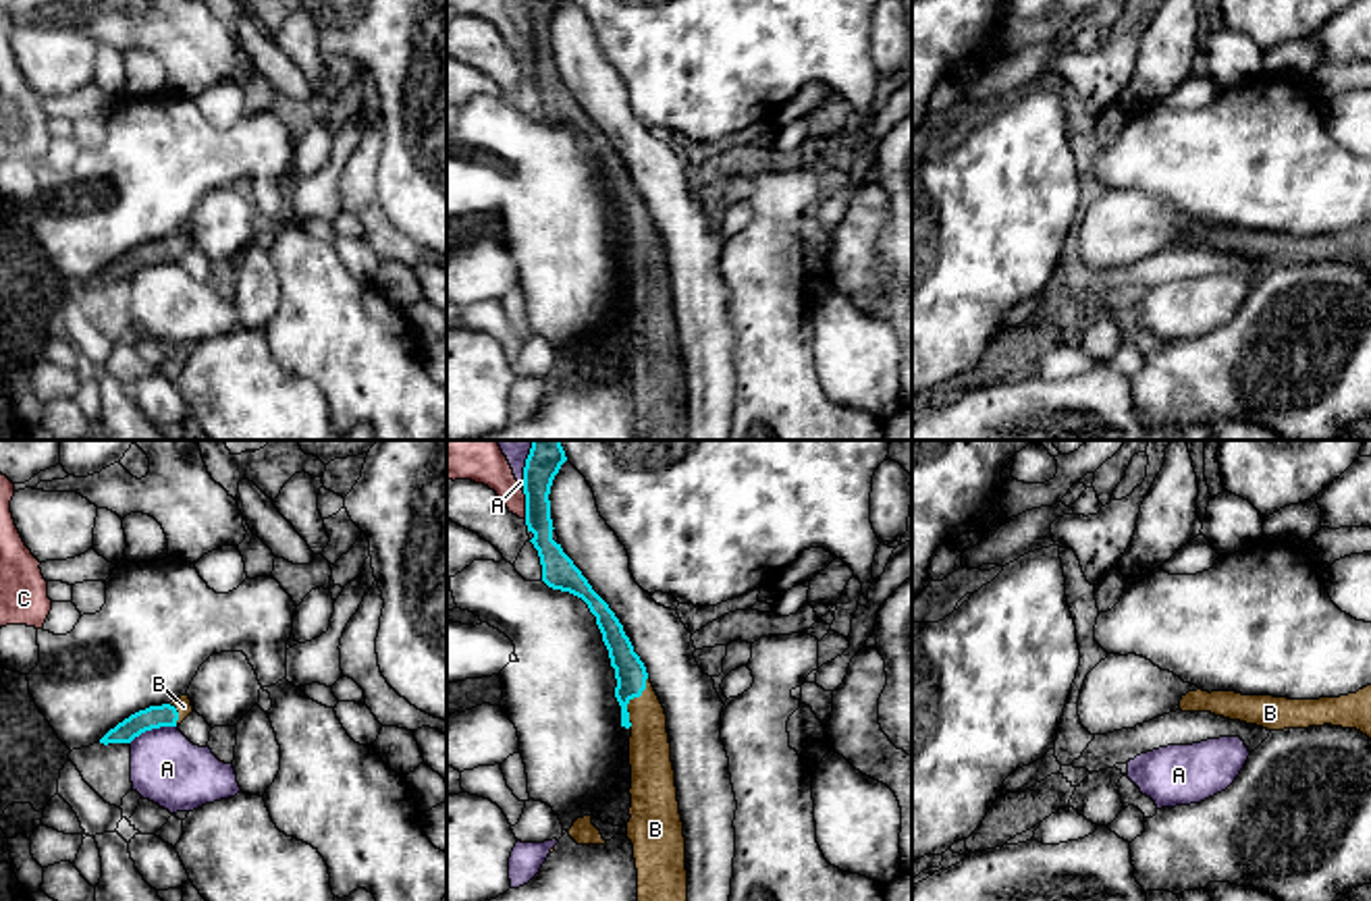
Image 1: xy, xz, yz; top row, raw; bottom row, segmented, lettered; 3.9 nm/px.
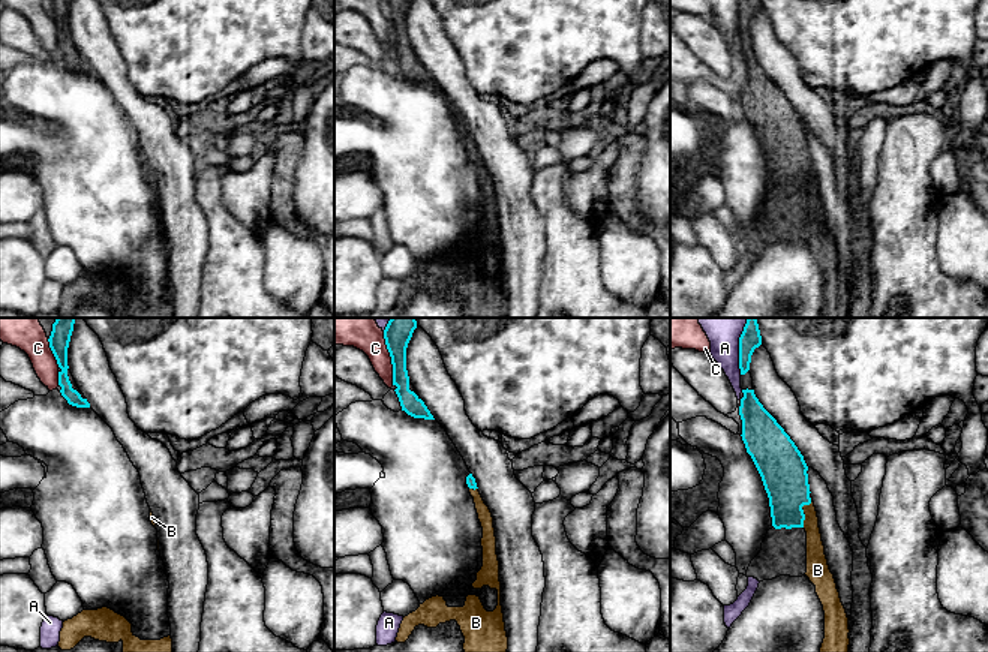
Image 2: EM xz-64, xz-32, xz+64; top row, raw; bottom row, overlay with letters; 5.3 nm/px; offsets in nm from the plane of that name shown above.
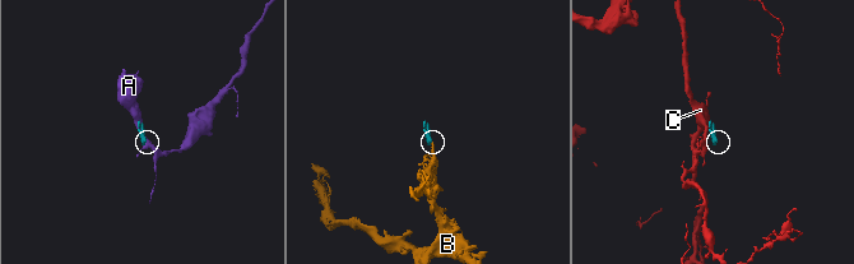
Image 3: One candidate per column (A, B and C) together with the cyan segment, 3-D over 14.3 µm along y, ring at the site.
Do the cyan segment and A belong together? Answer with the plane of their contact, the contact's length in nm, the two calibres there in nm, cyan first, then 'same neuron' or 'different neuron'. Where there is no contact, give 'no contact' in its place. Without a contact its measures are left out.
contact in xy; length 200 nm; calibres 90 and 280 nm; different neuron

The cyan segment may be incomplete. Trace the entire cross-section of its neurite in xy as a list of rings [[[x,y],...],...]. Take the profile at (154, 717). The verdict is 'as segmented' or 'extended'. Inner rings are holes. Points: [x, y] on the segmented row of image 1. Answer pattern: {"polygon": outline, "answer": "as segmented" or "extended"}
{"polygon": [[[189,695],[174,698],[170,704],[139,710],[110,729],[100,743],[131,743],[145,731],[177,727],[193,712]]], "answer": "extended"}

